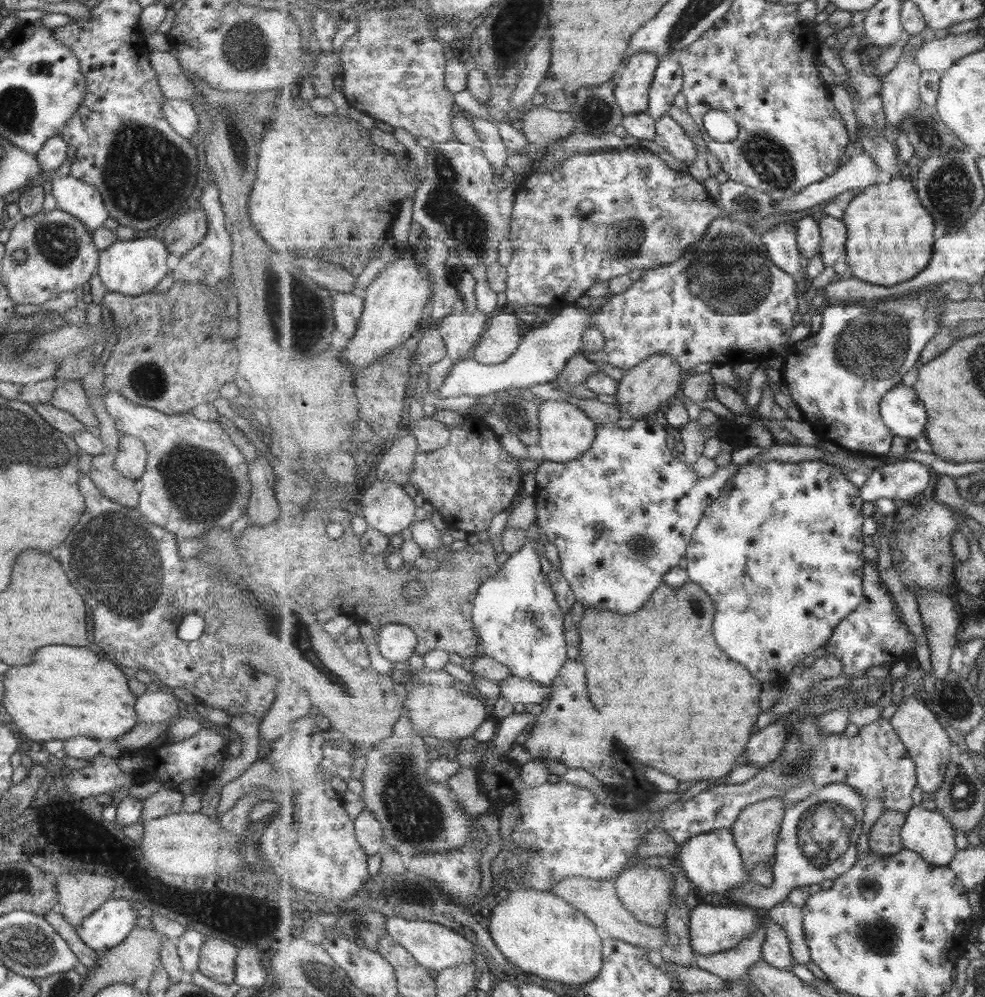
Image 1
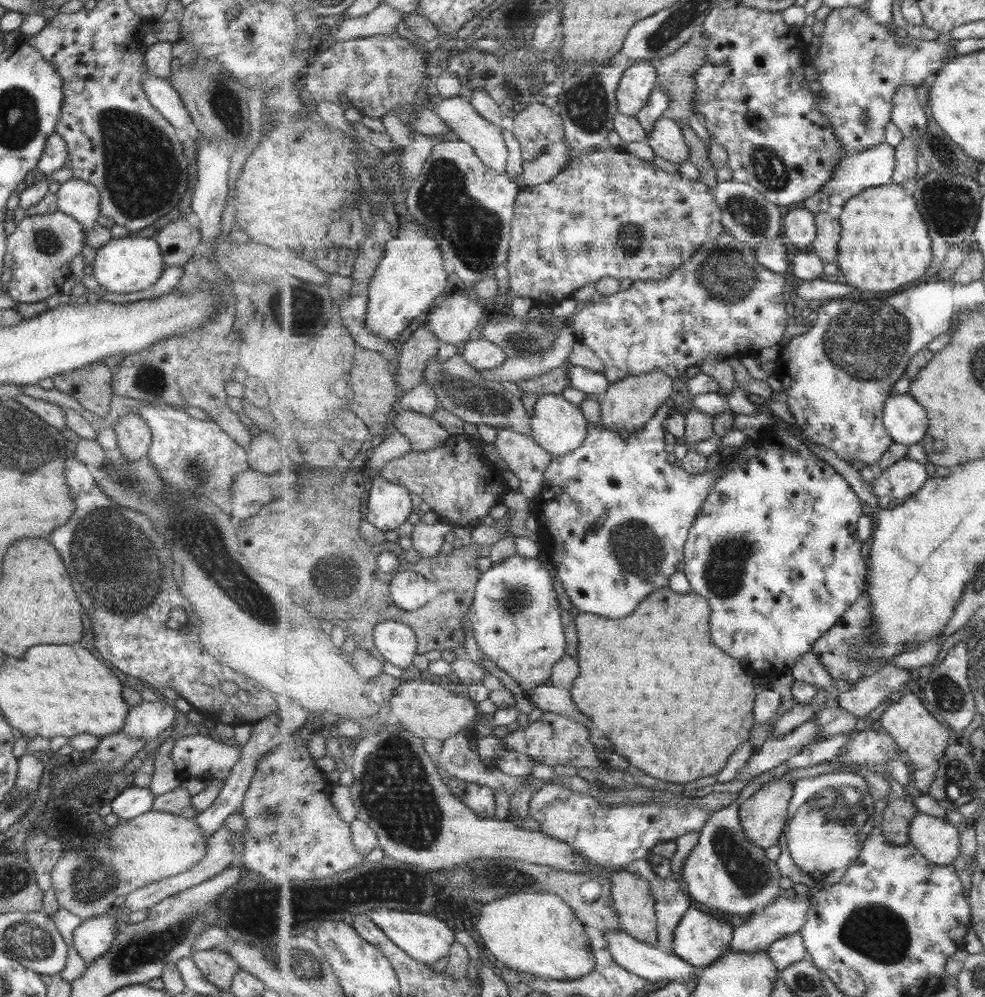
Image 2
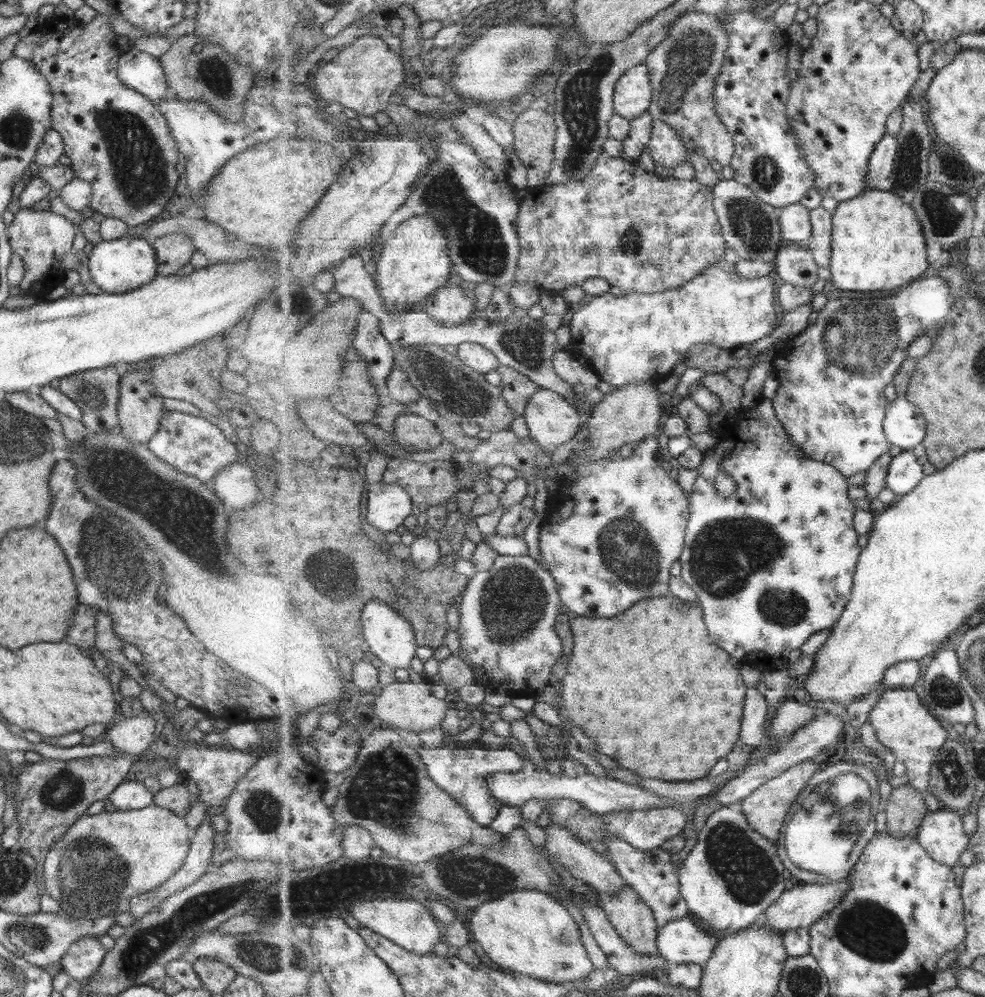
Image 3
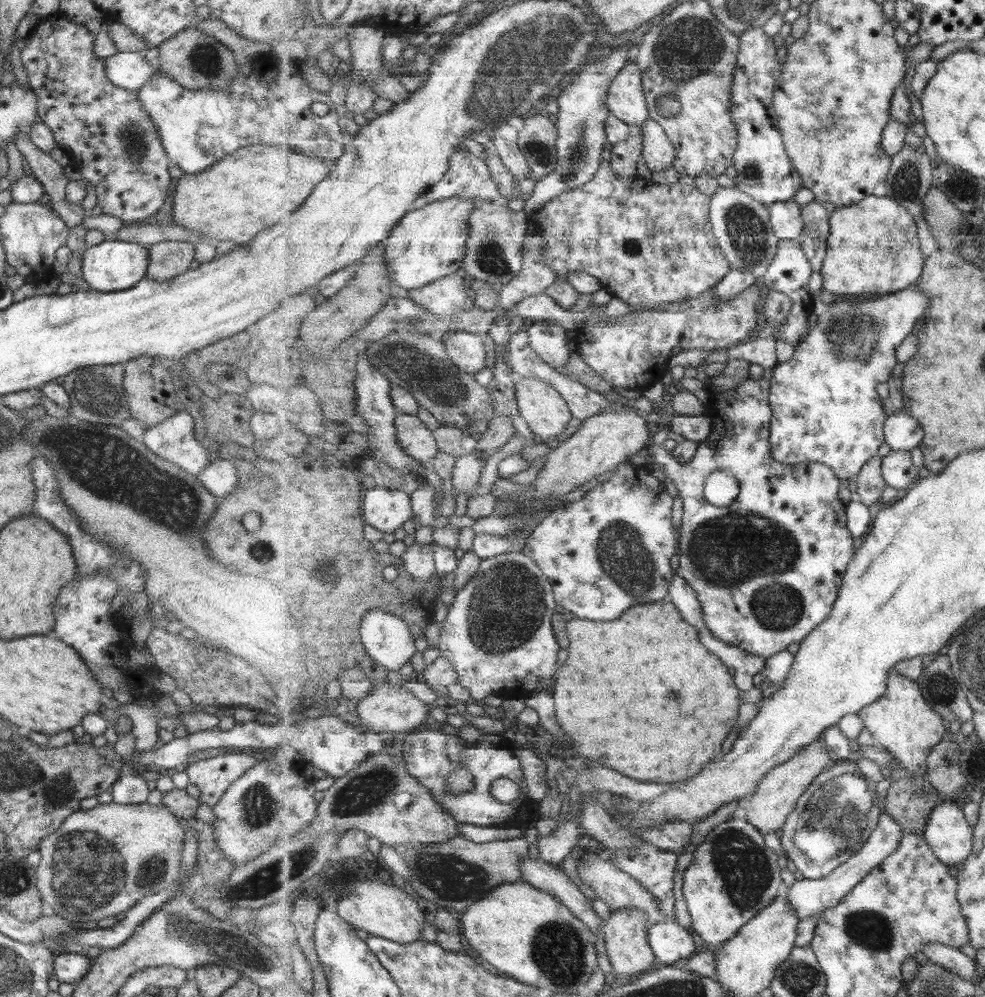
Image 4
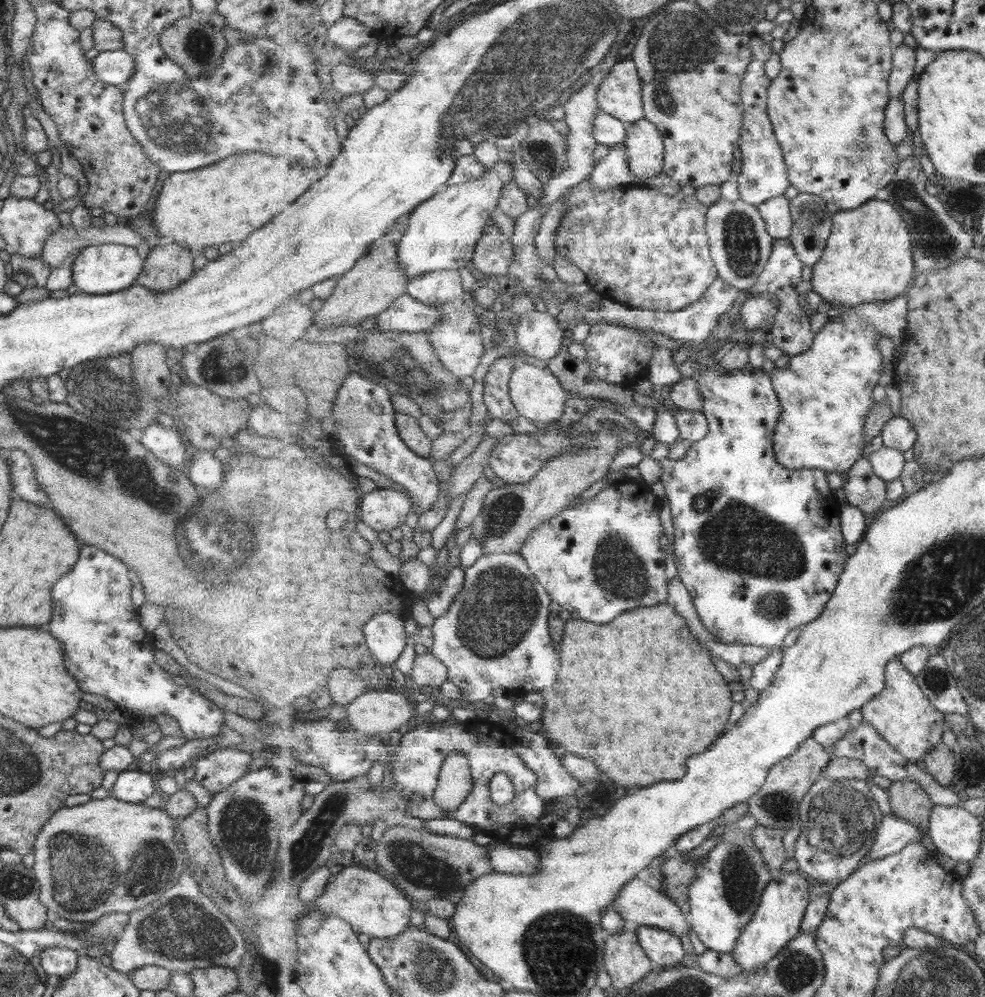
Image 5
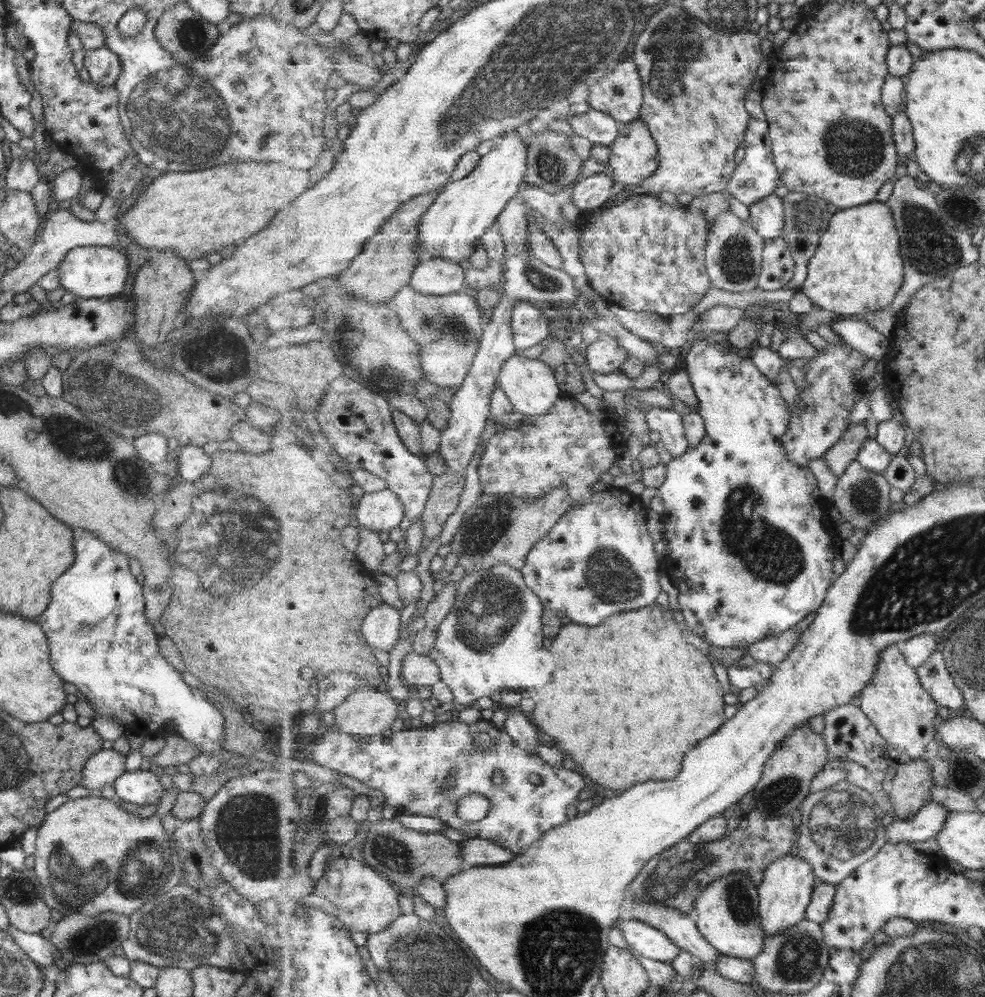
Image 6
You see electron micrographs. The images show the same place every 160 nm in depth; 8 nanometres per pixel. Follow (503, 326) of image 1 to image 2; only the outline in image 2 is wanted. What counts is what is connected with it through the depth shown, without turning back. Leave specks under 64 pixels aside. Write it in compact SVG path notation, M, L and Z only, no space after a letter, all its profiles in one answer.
M477 336L466 342L461 354L478 371L499 368L508 359L508 354L506 350L503 350L503 347Z

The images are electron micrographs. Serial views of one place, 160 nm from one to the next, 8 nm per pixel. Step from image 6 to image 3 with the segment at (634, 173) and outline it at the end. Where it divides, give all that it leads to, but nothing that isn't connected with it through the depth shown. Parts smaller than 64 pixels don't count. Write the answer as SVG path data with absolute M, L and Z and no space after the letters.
M655 119L651 142L647 150L657 164L672 169L689 160L687 144L683 143L682 136L675 131L675 128L659 119Z

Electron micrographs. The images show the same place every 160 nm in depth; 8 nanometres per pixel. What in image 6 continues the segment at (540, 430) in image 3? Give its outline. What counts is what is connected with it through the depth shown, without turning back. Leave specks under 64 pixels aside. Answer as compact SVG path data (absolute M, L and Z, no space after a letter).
M518 352L503 363L498 385L507 393L514 410L524 415L524 418L551 412L566 394L558 385L554 370L546 362L538 358L526 358Z

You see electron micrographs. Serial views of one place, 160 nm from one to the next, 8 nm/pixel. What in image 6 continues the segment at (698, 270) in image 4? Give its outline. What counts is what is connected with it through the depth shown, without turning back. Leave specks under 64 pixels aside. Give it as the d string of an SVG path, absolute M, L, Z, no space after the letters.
M637 195L631 197L629 200L623 201L619 205L611 205L611 207L605 207L604 205L597 210L589 211L589 214L582 223L579 252L581 252L581 260L583 260L583 266L585 266L585 271L592 287L608 303L615 303L623 306L623 308L635 310L635 312L656 312L669 320L678 314L691 312L694 306L697 306L702 301L702 298L709 294L713 282L710 279L710 274L707 272L706 246L711 230L709 229L709 222L706 219L706 215L701 209L696 208L693 204L683 207L673 207L663 202L663 200L659 200L659 198L651 198L649 195Z

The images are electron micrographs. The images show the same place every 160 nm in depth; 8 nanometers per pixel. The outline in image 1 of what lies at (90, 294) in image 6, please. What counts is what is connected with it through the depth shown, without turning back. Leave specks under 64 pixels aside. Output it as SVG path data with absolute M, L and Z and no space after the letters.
M151 237L116 240L105 250L99 251L96 273L106 291L136 297L143 293L154 292L155 285L167 272L168 254L162 241Z

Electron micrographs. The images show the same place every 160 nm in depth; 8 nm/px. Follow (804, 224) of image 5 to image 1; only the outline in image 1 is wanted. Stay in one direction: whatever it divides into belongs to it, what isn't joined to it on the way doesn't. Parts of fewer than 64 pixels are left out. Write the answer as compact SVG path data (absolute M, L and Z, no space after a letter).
M821 214L818 217L822 234L821 258L827 267L832 267L837 260L847 256L848 228L842 220L833 216Z

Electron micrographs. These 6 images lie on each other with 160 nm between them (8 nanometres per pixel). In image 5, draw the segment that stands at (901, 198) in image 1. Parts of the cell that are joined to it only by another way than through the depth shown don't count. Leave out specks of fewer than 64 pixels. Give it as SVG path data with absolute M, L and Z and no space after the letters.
M871 199L858 209L840 209L834 213L834 225L821 261L813 269L812 290L832 306L841 309L856 307L865 302L890 301L905 295L917 272L913 258L914 237L909 223L899 214L894 203Z

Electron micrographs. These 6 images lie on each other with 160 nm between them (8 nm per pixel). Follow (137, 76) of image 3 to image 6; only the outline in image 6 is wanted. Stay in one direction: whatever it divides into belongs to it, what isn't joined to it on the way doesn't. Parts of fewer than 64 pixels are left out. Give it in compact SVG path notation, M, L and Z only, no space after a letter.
M107 47L84 50L82 64L90 76L90 82L99 88L112 86L121 72L117 55Z

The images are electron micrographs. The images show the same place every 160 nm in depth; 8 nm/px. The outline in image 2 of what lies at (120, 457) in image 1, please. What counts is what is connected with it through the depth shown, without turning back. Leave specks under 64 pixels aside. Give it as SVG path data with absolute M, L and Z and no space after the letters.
M125 413L112 426L116 435L116 448L128 461L149 456L152 434L146 422L137 413Z

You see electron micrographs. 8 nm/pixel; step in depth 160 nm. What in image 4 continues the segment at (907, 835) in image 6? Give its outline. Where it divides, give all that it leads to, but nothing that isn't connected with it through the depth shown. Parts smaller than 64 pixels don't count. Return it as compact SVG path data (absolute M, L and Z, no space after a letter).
M882 813L879 815L877 828L872 830L858 853L841 862L839 866L834 866L826 876L820 875L820 878L816 878L812 875L810 879L805 878L800 882L795 882L789 889L785 889L787 899L800 920L819 916L824 910L835 908L867 877L867 874L870 874L876 866L879 866L899 848L904 833L903 827L889 813Z

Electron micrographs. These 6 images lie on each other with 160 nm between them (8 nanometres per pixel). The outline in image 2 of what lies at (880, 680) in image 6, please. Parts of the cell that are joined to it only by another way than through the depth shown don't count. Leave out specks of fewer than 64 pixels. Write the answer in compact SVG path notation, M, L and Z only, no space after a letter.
M907 693L906 695L896 696L891 705L883 712L878 724L895 739L895 743L908 754L908 758L913 762L915 770L911 775L914 786L923 794L927 793L931 785L934 784L936 774L939 770L939 763L946 756L949 746L949 730L945 723L923 704L917 695Z

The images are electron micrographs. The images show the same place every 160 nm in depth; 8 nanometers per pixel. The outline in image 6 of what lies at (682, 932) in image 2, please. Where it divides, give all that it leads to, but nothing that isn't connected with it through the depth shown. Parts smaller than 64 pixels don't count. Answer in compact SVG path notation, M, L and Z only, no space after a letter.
M619 919L616 926L622 931L622 936L628 943L628 946L639 955L671 962L679 956L682 947L673 942L662 930L657 930L649 923L642 920Z

